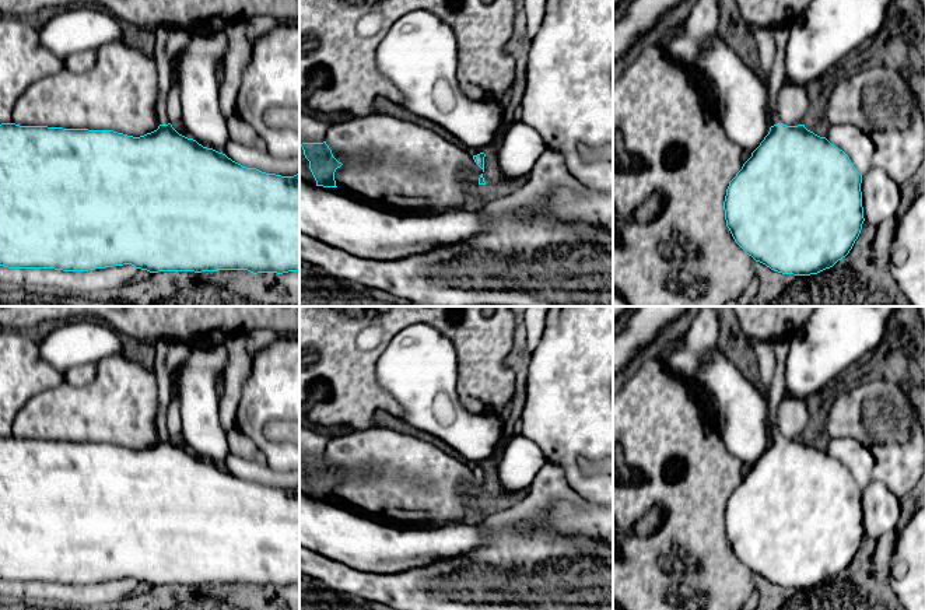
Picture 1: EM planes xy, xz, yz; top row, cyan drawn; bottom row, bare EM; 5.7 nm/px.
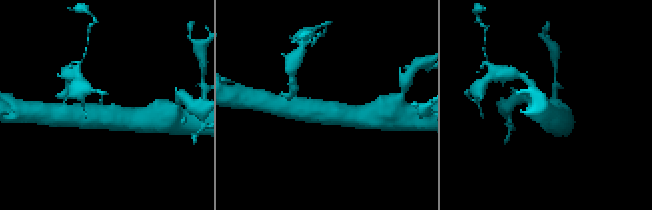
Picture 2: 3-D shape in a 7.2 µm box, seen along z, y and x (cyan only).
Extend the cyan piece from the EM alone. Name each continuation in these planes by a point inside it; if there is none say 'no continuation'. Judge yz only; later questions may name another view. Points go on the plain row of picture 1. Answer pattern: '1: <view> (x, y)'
1: yz (777, 391)

